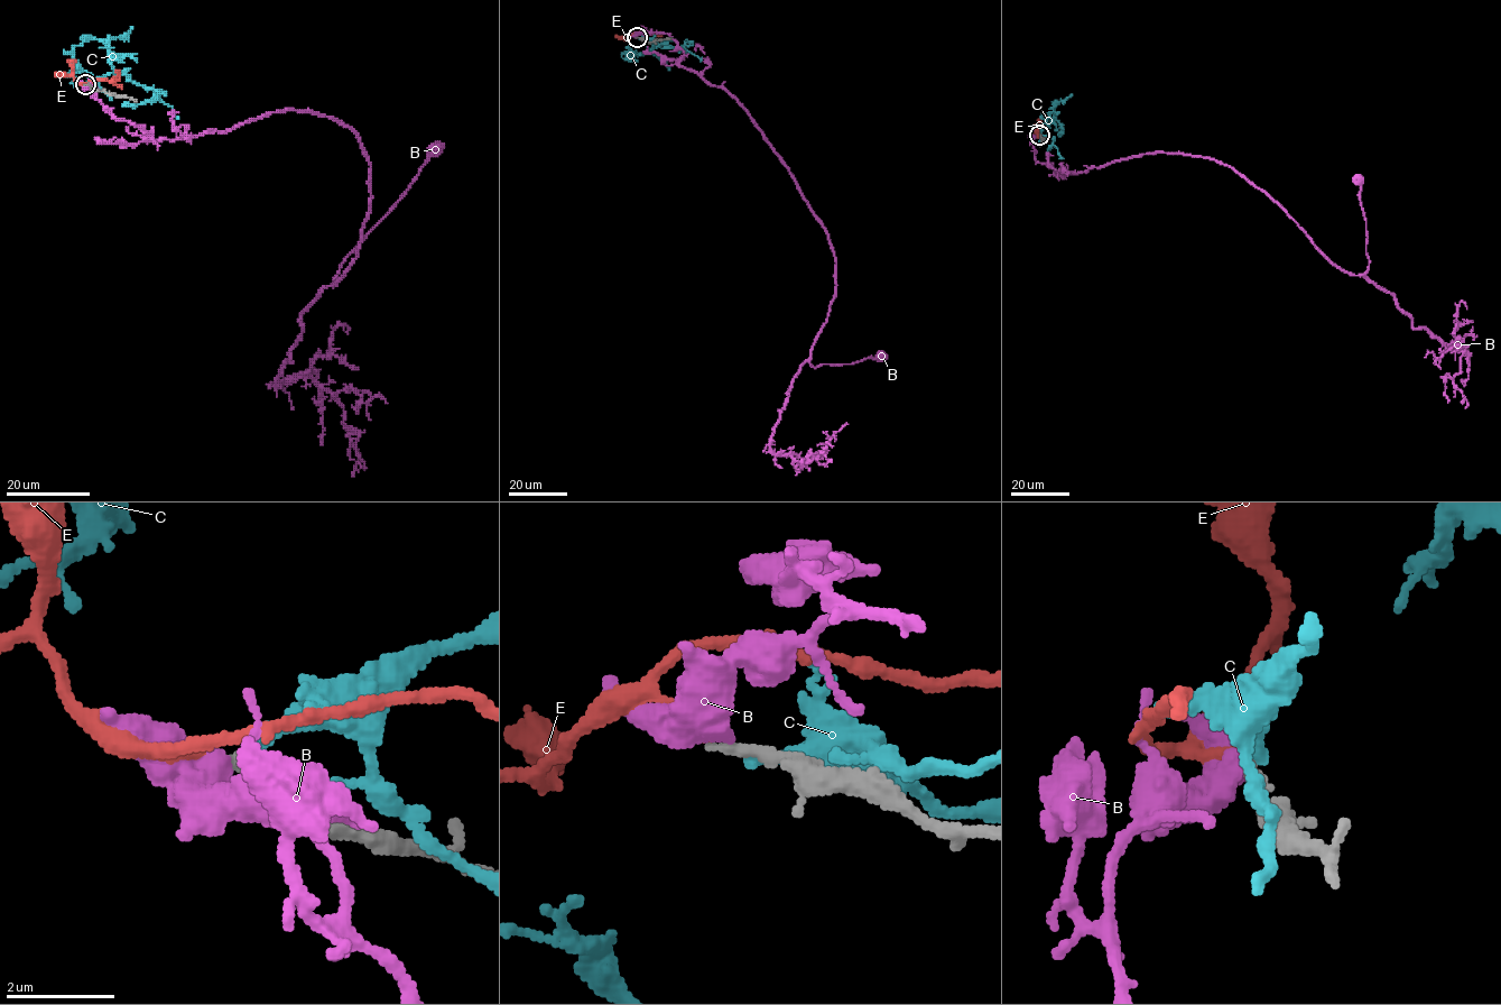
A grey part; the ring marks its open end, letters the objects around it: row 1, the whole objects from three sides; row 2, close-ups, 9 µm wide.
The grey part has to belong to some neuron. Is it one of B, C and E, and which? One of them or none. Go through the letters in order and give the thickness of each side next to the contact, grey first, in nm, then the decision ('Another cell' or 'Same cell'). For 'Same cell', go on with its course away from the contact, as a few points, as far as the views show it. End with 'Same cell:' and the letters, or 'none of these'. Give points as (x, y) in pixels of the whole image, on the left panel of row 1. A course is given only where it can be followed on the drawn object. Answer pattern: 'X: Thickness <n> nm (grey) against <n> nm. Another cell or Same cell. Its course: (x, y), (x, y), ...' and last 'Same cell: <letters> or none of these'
B: Thickness 240 nm (grey) against 650 nm. Another cell
C: Thickness 280 nm (grey) against 240 nm. Another cell
E: Thickness 200 nm (grey) against 180 nm. Same cell. Its course: (85, 84), (103, 79), (111, 81), (118, 70)
Same cell: E

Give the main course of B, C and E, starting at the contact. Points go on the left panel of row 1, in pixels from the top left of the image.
B: (86, 84), (149, 139), (289, 109), (349, 127), (370, 164), (370, 211), (332, 285), (436, 149)
C: (87, 84), (113, 71), (107, 45), (92, 37), (72, 47), (72, 62), (76, 68), (72, 76), (86, 81)
E: (85, 84), (103, 79), (111, 81), (118, 70)

